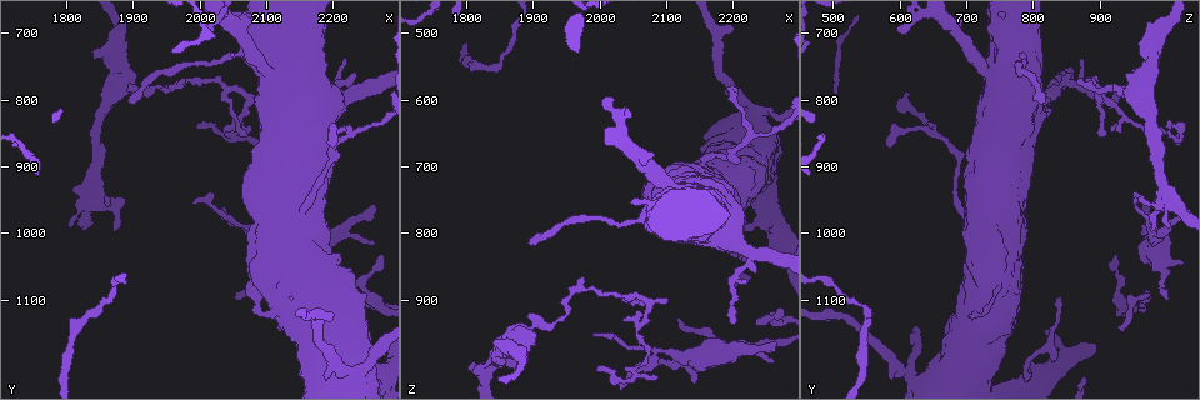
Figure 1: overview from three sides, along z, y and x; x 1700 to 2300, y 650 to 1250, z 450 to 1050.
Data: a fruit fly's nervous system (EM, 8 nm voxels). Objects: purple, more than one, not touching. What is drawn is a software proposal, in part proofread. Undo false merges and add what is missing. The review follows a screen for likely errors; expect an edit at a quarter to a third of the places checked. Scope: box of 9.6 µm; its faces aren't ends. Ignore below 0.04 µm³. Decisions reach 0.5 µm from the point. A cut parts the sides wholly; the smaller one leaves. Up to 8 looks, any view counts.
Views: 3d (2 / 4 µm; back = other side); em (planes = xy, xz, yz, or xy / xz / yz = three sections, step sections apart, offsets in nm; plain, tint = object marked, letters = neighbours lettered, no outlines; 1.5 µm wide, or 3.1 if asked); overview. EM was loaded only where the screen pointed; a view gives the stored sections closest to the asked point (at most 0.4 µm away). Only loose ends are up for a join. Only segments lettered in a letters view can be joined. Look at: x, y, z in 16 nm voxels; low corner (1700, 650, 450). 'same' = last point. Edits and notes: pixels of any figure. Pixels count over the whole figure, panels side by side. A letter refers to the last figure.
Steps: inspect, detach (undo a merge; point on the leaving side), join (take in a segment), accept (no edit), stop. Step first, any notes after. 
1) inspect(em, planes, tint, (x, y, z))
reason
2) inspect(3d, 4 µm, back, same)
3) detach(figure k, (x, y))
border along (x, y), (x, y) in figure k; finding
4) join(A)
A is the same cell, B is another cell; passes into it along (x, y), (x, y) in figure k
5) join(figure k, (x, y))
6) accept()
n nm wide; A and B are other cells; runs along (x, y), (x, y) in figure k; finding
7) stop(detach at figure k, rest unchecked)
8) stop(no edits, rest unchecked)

inspect(em, xy, step 4, letters, (2255, 965, 980))
free end

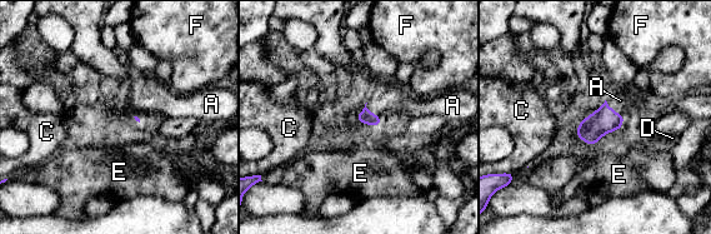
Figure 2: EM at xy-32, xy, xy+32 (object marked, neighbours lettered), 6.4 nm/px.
join(A)
A is the same cell, C, D, E and F are other cells; passes into it along (604, 120), (612, 110), (620, 100) in figure 2; the neuron continues

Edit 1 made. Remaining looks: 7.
inspect(overview)

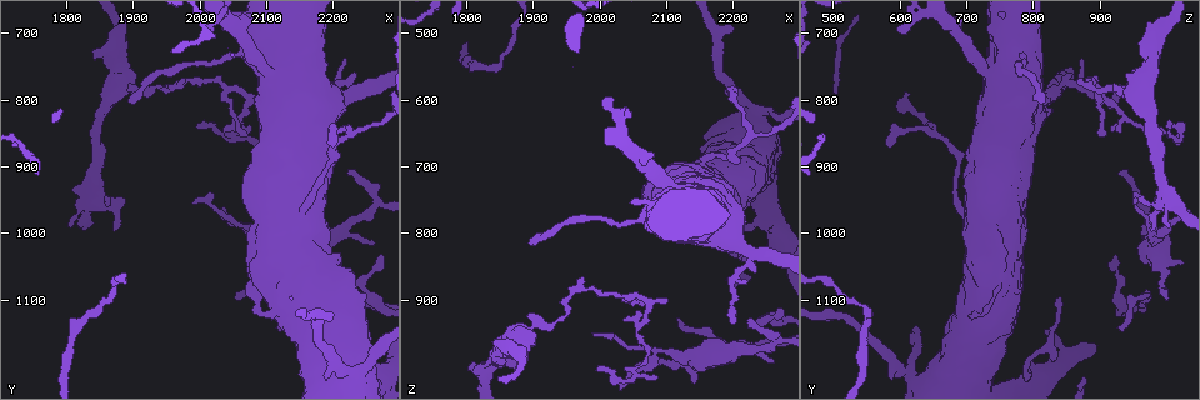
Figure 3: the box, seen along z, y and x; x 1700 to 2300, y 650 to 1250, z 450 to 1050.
inspect(3d, 4 µm, (2050, 1100, 1000))
an open end

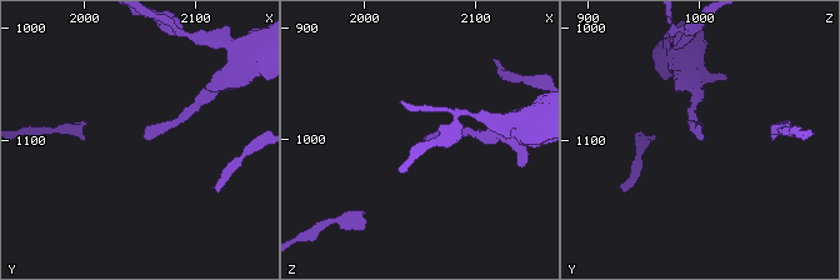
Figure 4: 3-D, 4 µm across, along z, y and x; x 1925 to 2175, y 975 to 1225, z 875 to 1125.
inspect(em, planes, letters, (2052, 1096, 996))
need the tissue

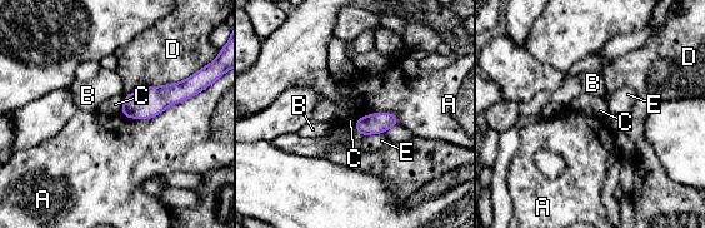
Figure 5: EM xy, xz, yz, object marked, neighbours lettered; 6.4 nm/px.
accept()
A, B, C, D and E are other cells; border along (199, 92), (154, 117), (120, 113) in figure 5; no lettered segment goes on from it

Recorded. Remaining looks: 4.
inspect(em, yz, step 8, letters, (2225, 790, 830))
thick turns thin

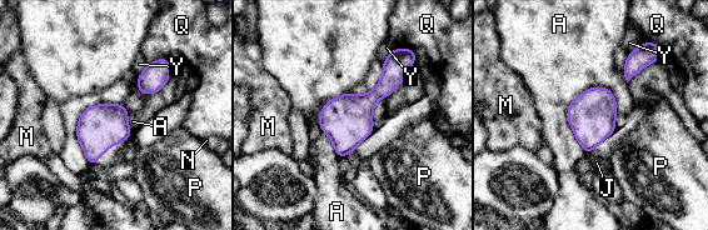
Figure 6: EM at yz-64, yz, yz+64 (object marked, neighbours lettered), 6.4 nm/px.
accept()
A, J, M, N, P, Q and Y are other cells; border along (168, 58), (158, 58), (146, 64) in figure 6; one neuron here

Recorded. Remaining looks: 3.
stop(join at figure 2, rest unchecked)

